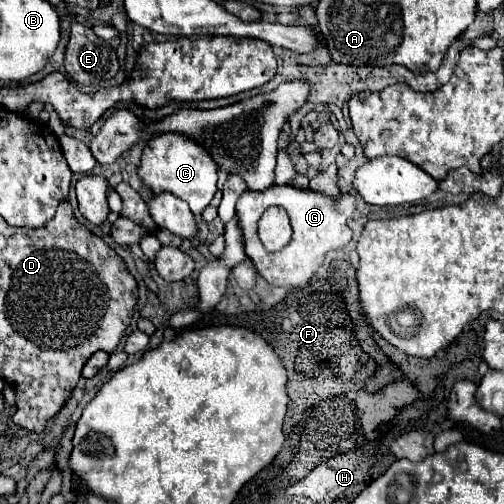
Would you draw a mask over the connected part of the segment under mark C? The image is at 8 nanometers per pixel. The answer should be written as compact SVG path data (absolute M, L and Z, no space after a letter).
M159 133L143 149L143 159L139 175L151 187L151 191L169 191L179 199L185 199L189 209L199 215L213 199L217 191L217 163L209 157L209 151L197 141L185 137L183 133Z

